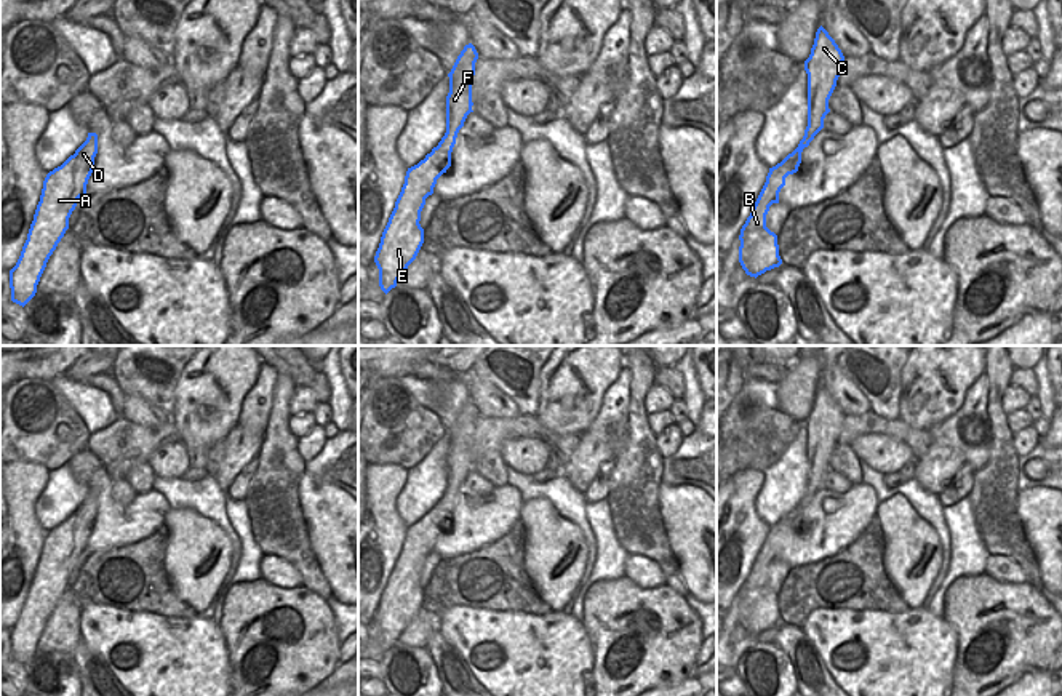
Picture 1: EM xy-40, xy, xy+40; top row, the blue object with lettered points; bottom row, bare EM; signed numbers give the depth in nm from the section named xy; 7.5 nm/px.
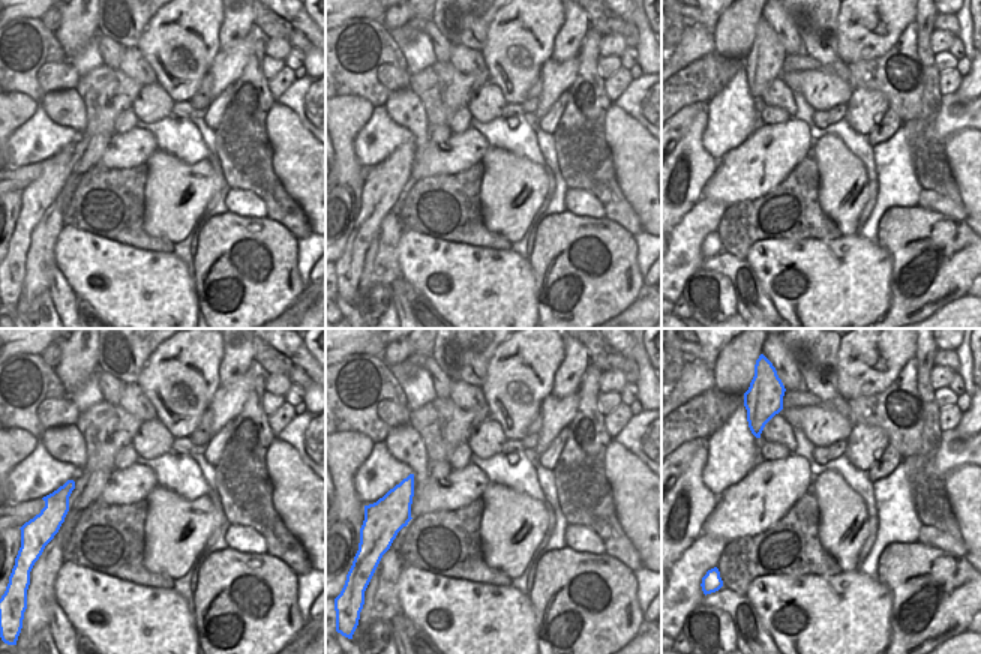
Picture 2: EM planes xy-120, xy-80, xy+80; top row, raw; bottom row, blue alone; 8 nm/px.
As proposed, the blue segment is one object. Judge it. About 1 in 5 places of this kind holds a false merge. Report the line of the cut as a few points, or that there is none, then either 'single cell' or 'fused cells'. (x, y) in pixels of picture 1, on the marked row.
no cut; single cell

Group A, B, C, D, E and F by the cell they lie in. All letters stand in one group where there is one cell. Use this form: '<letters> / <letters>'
A B C D E F

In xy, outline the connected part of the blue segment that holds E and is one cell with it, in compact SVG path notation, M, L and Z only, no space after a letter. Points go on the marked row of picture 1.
M472 43L457 56L449 77L446 96L446 133L417 165L408 168L395 208L382 232L374 262L379 269L379 286L387 294L400 275L416 259L422 243L421 211L433 194L437 179L451 166L451 152L459 130L472 110L472 78L478 53Z

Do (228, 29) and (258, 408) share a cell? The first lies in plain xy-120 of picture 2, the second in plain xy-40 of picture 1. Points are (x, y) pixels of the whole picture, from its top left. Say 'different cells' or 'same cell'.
same cell

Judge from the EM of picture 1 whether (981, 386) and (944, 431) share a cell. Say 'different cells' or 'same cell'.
same cell

